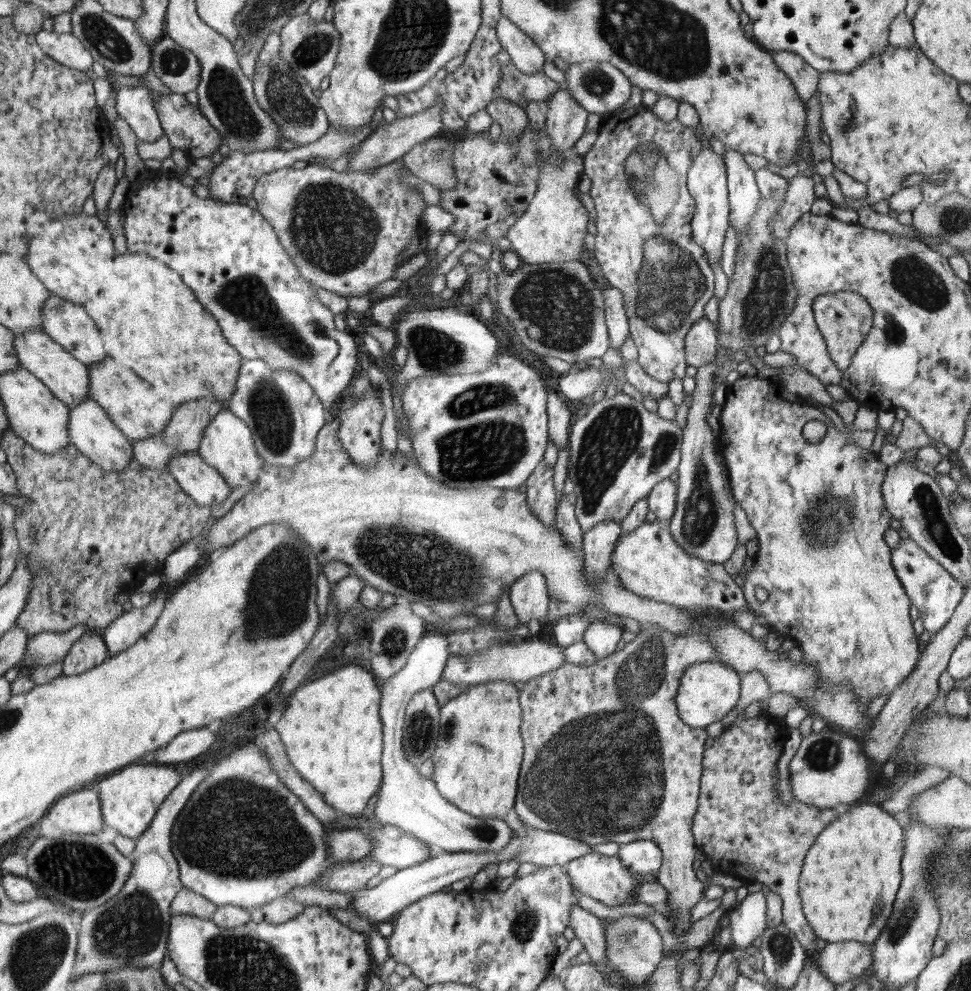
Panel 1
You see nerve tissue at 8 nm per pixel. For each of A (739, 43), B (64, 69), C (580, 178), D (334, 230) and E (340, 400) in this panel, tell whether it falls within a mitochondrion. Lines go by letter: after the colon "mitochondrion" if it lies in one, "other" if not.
A: other
B: other
C: other
D: mitochondrion
E: other

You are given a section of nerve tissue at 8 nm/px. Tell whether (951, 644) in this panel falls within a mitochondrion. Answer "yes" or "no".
no

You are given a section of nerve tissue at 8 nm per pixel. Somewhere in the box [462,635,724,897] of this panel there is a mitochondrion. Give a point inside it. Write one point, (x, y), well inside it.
(485, 832)

